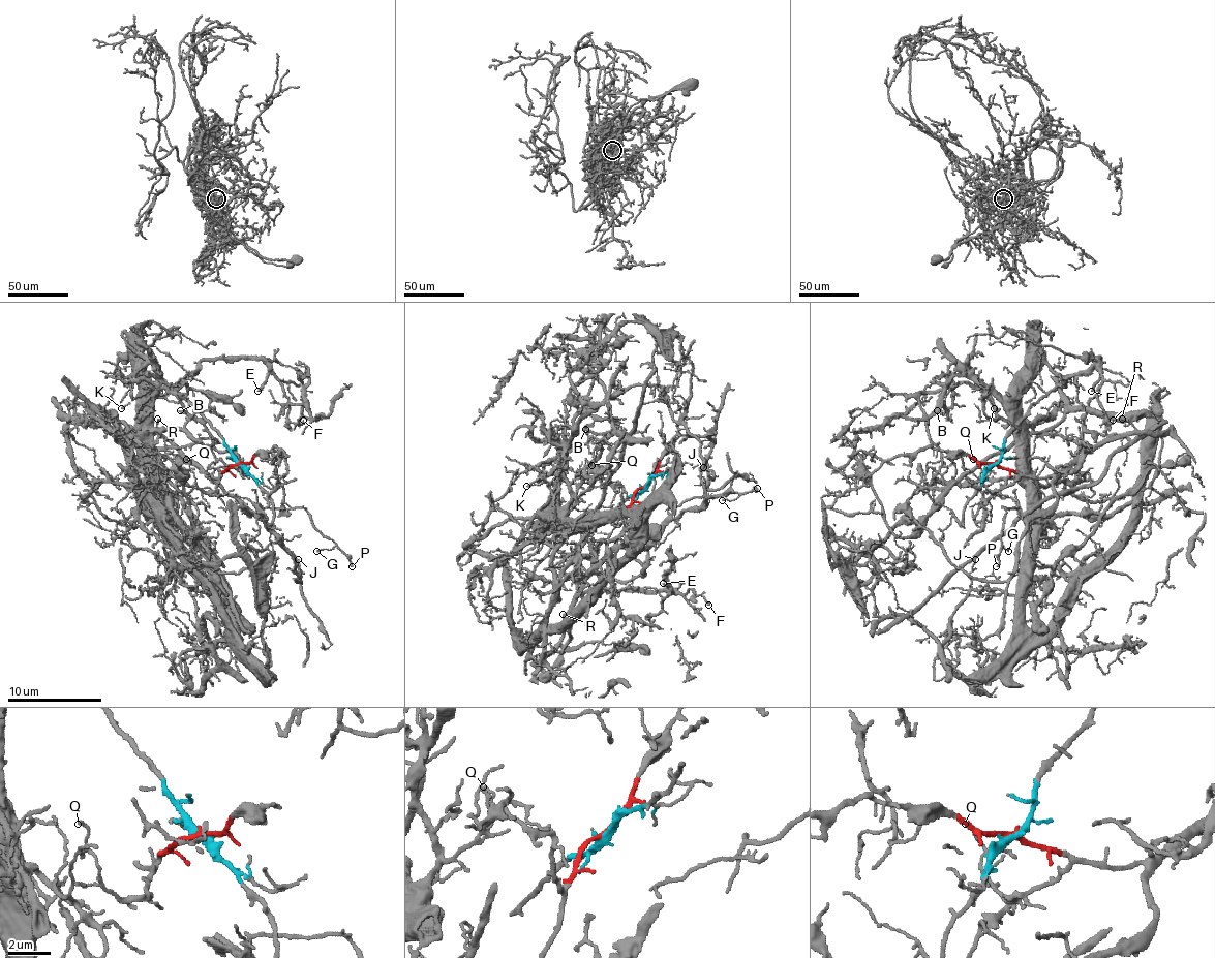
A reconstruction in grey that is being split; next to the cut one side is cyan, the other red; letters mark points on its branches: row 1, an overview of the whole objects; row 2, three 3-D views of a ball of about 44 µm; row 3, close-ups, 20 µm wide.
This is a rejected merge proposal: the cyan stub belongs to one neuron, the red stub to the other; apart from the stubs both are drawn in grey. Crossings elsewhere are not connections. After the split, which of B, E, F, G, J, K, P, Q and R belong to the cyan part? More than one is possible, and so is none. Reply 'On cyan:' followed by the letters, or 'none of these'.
On cyan: B, E, F, K

